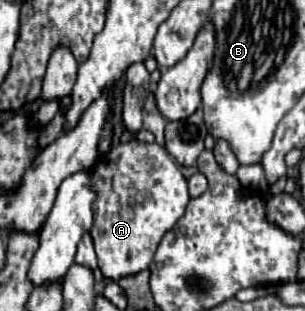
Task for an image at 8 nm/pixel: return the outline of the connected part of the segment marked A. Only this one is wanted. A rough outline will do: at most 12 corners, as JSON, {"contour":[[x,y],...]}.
{"contour":[[118,143],[90,171],[102,275],[150,267],[188,181],[158,143]]}

